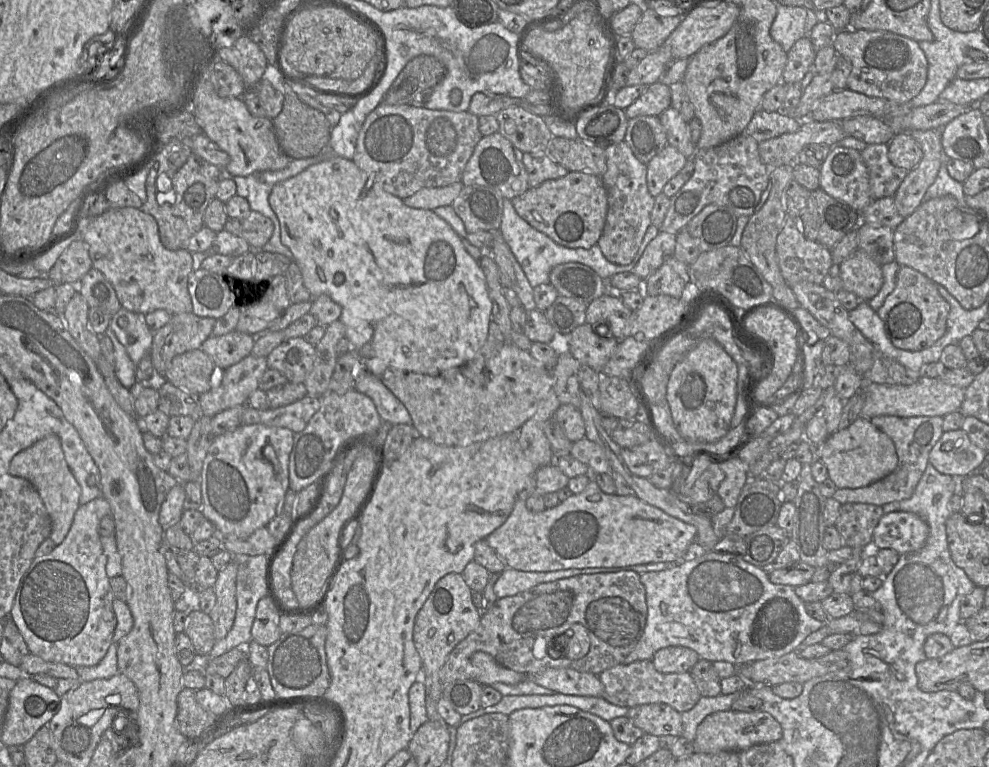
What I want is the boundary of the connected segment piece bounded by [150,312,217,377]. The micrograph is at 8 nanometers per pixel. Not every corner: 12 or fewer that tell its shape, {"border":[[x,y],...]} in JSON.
{"border":[[180,313],[154,333],[150,356],[164,377],[171,360],[201,348],[216,320]]}

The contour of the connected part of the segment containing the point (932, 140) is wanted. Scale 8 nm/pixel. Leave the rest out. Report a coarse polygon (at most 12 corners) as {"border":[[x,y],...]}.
{"border":[[940,130],[909,132],[923,156],[893,196],[903,218],[945,163]]}

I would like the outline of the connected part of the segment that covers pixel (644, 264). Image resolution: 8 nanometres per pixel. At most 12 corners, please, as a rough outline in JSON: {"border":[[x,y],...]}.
{"border":[[659,231],[632,272],[646,280],[674,255],[676,234]]}

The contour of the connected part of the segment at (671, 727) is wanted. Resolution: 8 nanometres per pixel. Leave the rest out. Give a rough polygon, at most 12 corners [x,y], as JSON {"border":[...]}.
{"border":[[667,704],[629,708],[644,733],[682,734],[681,713]]}

